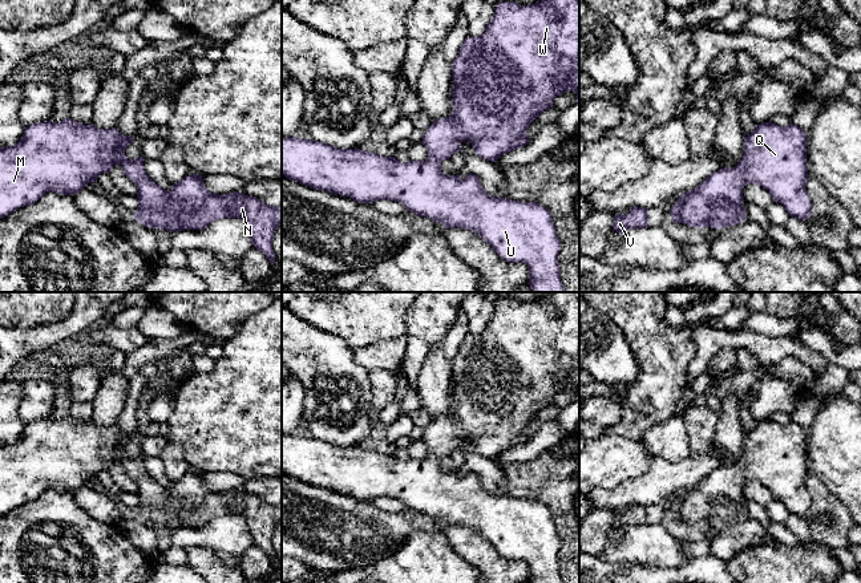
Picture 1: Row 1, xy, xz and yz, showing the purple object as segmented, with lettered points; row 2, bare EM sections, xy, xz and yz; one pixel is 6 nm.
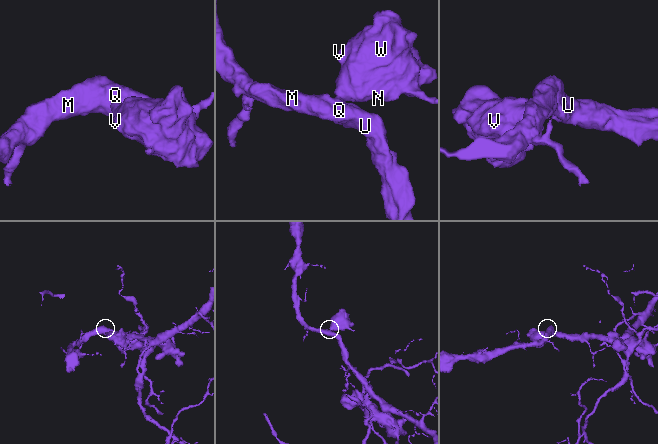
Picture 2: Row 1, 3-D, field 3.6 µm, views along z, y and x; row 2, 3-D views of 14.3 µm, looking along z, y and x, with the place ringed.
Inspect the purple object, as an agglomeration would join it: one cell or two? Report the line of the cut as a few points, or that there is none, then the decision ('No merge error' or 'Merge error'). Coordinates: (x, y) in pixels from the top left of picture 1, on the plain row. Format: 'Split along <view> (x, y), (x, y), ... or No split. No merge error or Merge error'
No split. No merge error

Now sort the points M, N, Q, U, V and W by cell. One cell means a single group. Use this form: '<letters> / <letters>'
M N Q U V W

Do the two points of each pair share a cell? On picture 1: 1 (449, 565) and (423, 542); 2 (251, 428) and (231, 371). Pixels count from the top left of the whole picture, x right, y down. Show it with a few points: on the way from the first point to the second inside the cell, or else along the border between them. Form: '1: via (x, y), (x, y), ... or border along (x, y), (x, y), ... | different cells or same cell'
1: via (443, 562), (429, 549) | same cell
2: via (251, 413), (251, 391), (246, 385) | same cell

